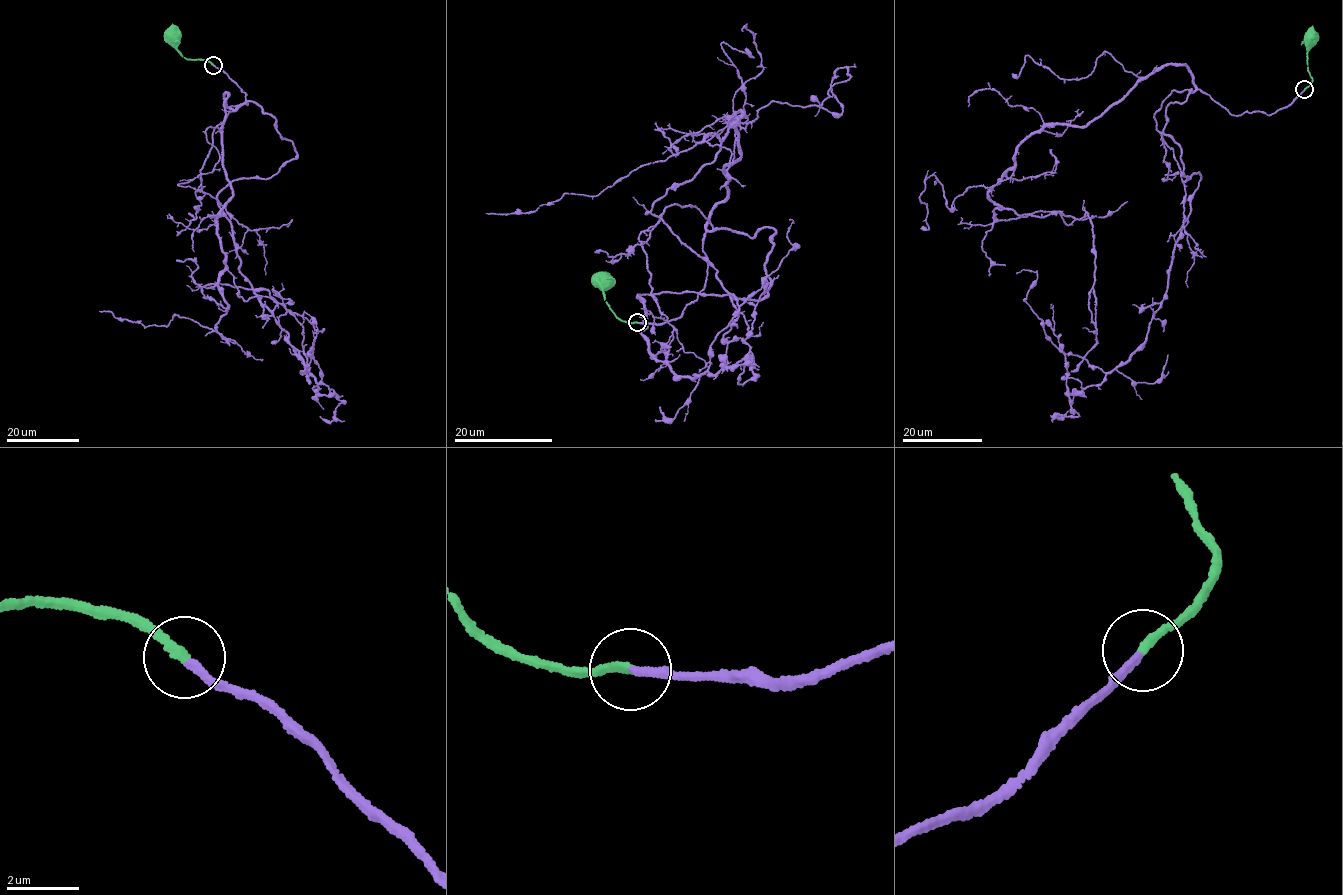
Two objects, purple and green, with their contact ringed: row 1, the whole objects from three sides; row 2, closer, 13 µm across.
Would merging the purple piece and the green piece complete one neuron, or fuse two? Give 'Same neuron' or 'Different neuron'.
Same neuron

